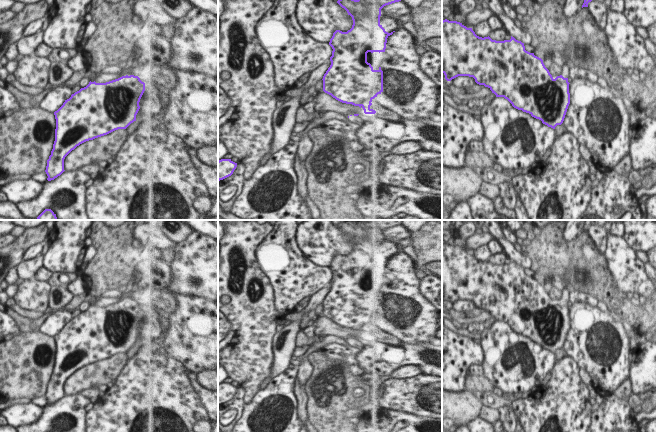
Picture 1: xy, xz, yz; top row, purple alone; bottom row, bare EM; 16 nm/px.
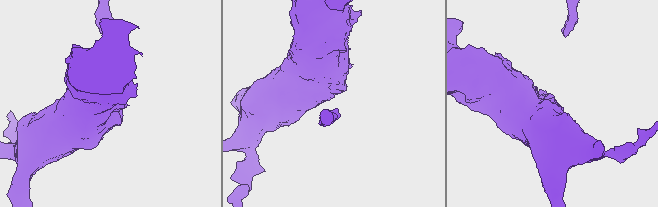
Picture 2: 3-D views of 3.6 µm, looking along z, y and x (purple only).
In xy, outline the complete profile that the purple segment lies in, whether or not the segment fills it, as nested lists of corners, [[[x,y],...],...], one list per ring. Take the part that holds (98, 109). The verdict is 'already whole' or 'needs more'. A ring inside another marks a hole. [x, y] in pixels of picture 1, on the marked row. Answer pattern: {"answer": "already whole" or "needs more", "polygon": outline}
{"answer": "needs more", "polygon": [[[137,42],[133,46],[132,58],[129,63],[132,65],[132,71],[129,75],[106,83],[90,81],[86,87],[72,94],[54,112],[56,119],[55,141],[45,170],[48,181],[54,180],[65,171],[64,159],[77,146],[115,130],[126,129],[131,123],[136,121],[136,115],[140,109],[139,102],[145,91],[145,83],[140,80],[144,77],[140,56],[146,44],[148,42]]]}

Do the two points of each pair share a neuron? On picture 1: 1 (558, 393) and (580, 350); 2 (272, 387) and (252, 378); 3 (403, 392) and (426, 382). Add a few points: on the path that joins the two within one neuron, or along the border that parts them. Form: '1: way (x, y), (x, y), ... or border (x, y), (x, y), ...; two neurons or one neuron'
1: border (566, 353), (580, 368); two neurons
2: border (258, 391), (245, 405); two neurons
3: way (409, 392), (414, 392), (420, 386); one neuron

